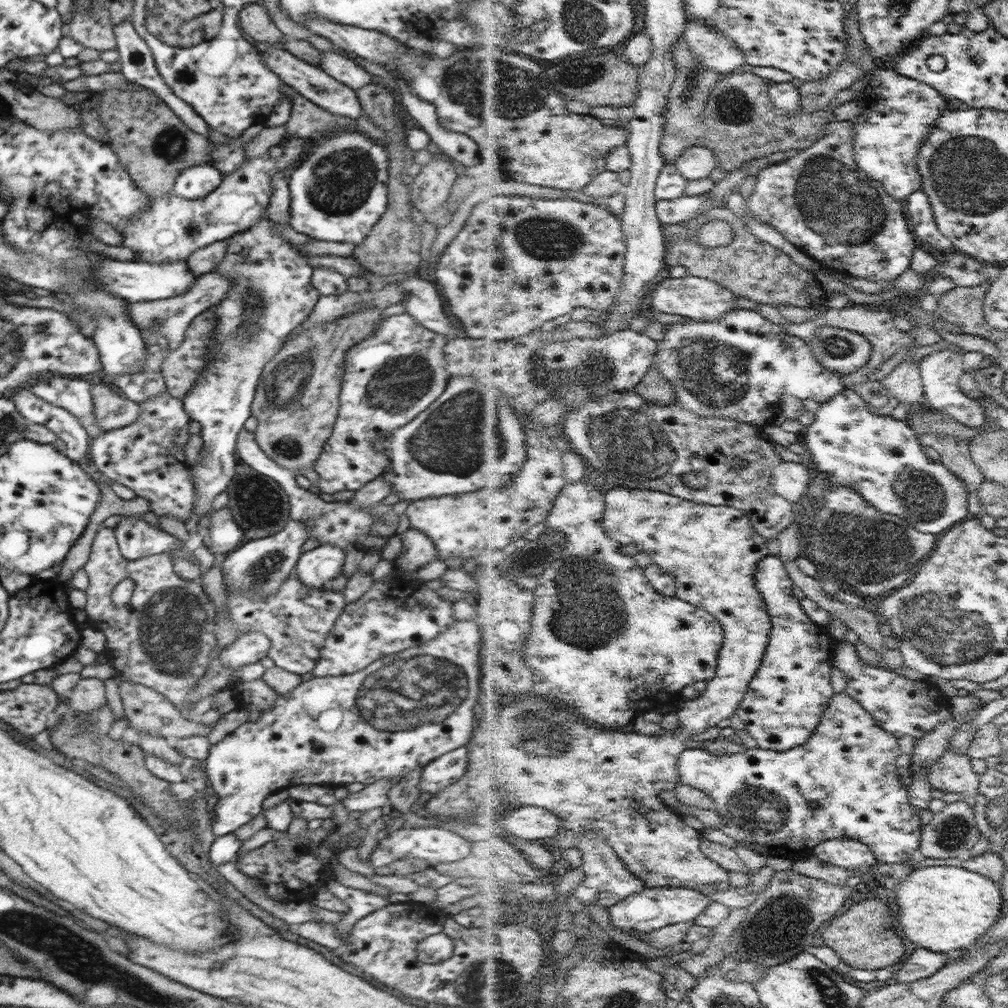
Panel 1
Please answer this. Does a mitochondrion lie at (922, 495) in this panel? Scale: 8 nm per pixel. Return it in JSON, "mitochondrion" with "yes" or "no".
{"mitochondrion":"yes"}

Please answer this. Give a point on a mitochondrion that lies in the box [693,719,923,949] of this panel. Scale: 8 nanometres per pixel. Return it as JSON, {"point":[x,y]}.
{"point":[760,811]}

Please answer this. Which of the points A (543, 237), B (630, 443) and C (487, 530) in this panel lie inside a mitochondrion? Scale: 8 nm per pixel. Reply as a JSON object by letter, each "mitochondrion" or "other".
{"A":"mitochondrion","B":"mitochondrion","C":"other"}

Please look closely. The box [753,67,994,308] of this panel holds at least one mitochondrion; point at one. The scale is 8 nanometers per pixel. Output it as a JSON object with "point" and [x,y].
{"point":[834,202]}

